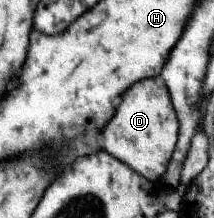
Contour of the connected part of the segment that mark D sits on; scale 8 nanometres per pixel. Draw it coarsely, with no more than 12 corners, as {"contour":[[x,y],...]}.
{"contour":[[168,91],[120,95],[102,149],[159,185],[178,122]]}

